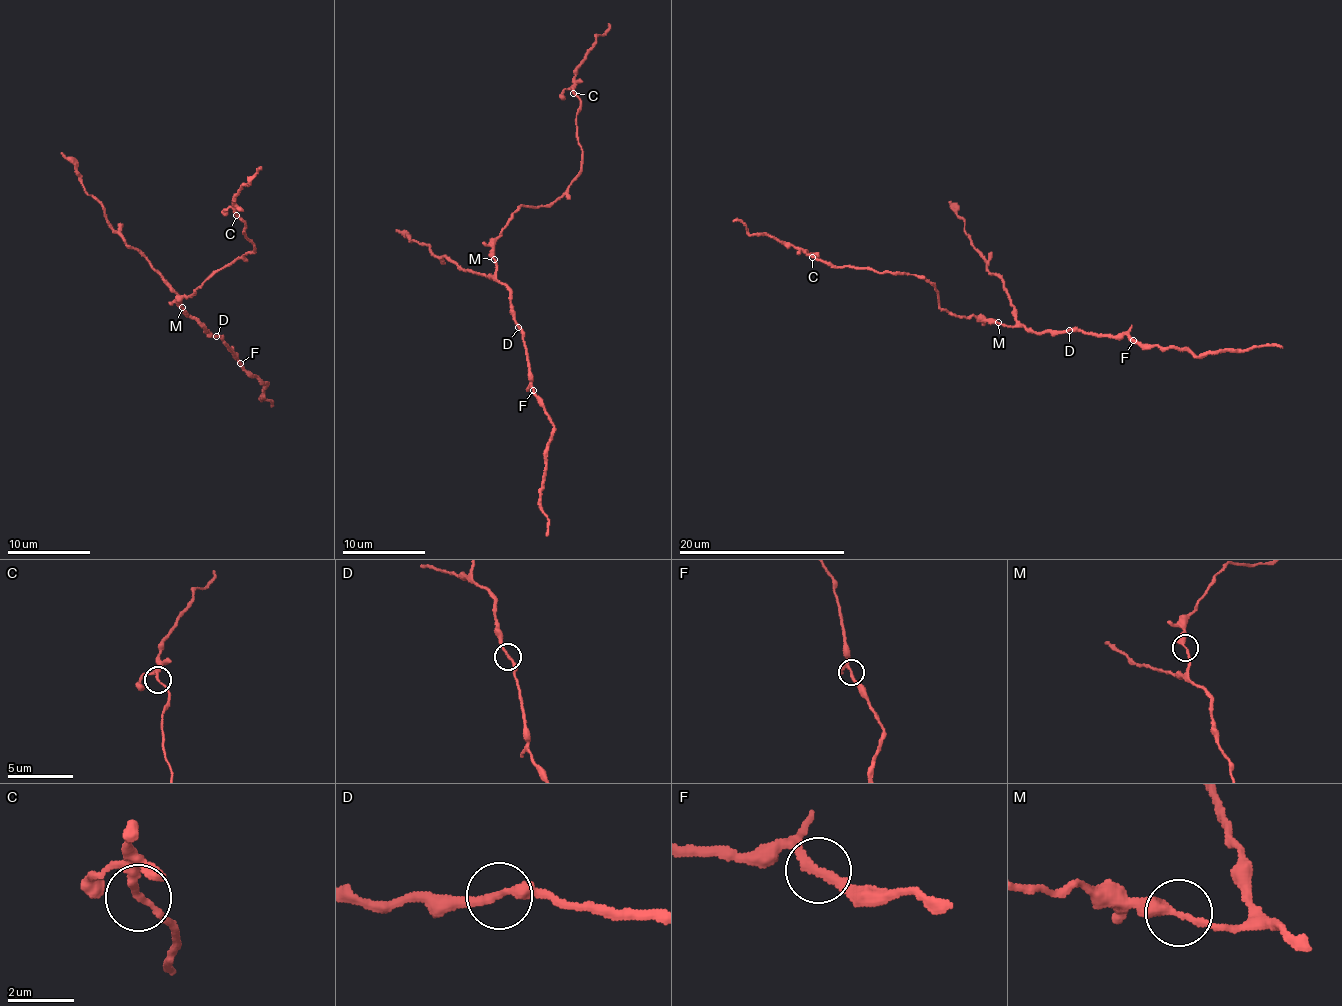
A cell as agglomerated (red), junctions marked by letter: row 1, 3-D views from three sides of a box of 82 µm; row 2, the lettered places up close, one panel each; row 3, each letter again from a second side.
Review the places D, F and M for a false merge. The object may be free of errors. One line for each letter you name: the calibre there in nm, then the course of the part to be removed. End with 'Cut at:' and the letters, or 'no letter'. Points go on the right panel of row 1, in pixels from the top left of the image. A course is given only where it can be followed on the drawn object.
Cut at: no letter

